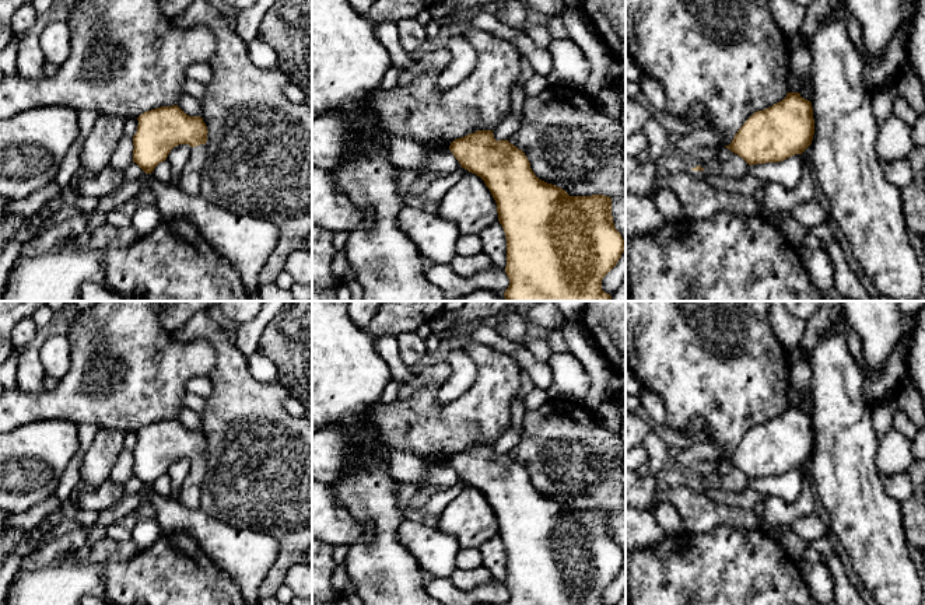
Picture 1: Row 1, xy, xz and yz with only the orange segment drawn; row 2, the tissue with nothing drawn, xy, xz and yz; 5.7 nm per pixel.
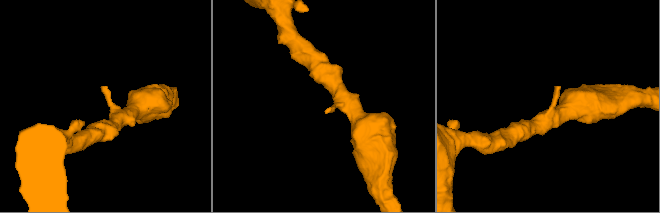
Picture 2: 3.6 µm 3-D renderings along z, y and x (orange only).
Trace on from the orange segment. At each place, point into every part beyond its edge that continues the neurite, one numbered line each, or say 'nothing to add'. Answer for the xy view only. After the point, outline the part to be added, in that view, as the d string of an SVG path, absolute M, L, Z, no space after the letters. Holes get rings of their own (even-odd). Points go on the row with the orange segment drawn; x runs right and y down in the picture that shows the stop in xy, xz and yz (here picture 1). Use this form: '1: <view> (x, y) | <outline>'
1: xy (189, 181) | M206 144L192 147L192 154L182 174L176 178L178 186L188 195L200 193L200 171L206 161Z

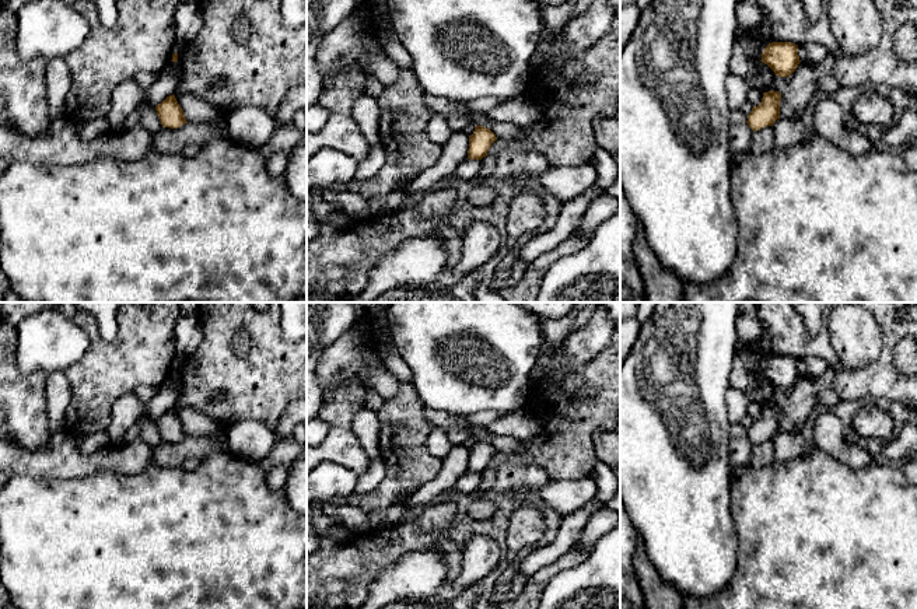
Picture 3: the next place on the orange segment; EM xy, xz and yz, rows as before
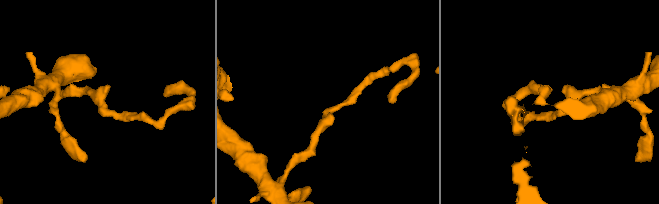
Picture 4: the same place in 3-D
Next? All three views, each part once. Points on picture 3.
nothing to add

